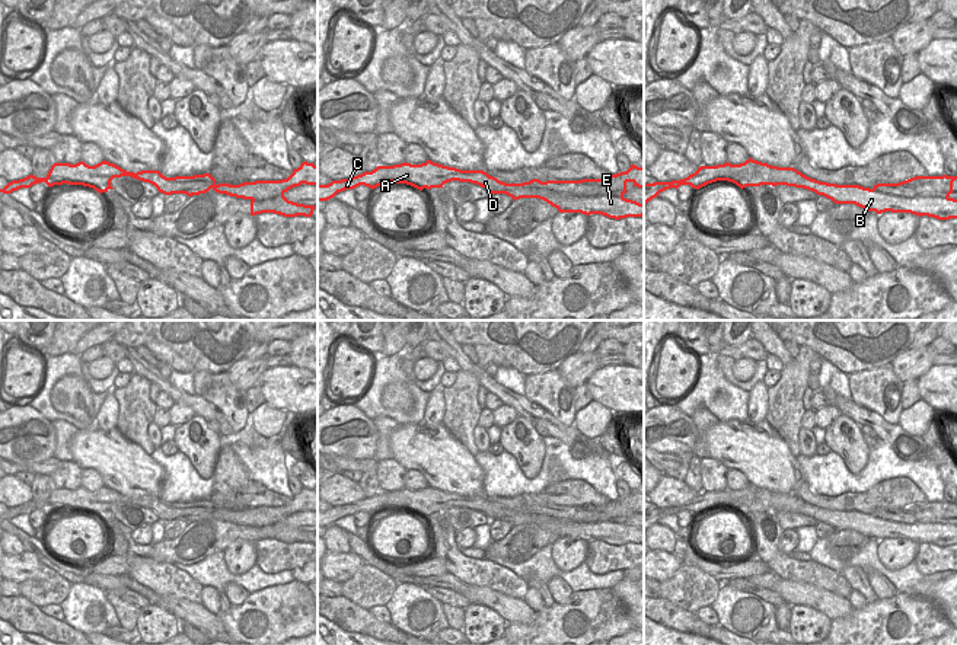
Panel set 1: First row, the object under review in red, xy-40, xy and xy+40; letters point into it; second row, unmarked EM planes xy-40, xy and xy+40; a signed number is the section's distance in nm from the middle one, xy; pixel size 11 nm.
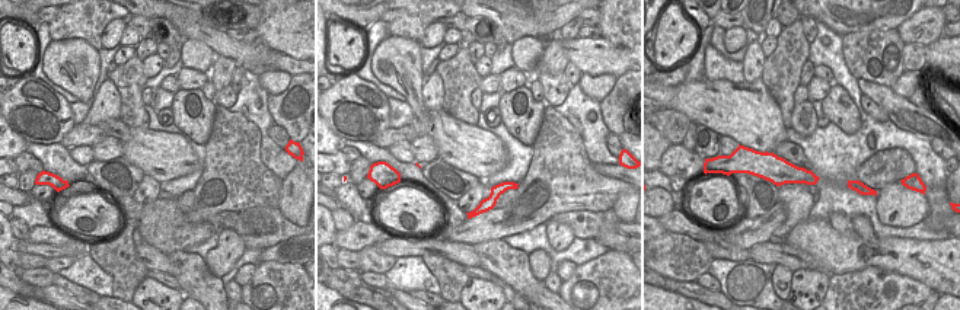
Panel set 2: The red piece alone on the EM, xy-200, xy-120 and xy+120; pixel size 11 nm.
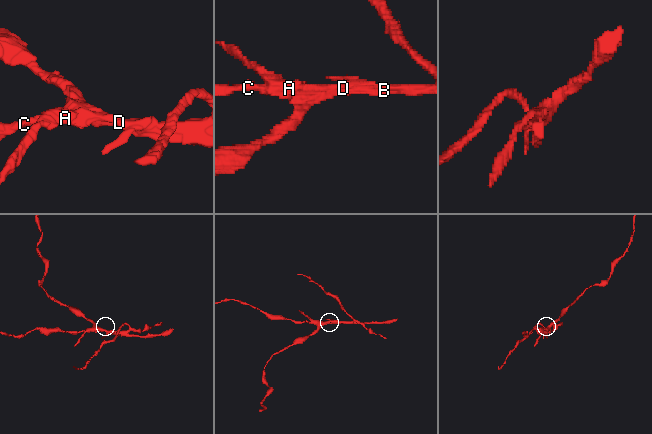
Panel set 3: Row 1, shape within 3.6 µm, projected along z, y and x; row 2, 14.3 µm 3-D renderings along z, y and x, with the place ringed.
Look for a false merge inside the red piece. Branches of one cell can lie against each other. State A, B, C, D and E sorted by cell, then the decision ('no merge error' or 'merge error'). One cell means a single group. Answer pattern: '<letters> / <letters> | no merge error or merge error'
A D / B C E | merge error

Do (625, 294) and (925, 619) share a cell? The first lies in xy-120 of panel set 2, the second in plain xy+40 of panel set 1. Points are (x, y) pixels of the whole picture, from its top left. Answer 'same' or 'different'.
same

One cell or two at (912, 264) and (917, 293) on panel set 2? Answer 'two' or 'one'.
two

